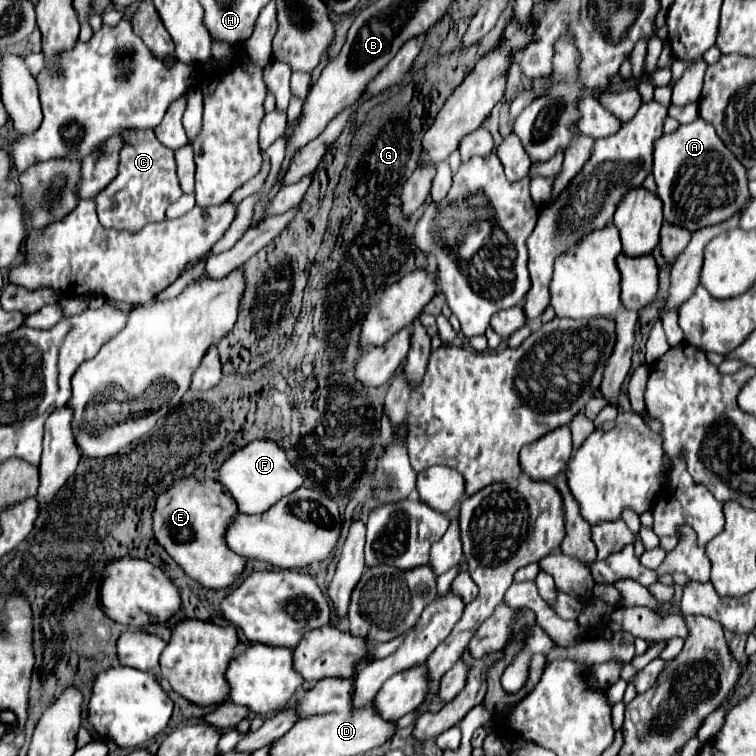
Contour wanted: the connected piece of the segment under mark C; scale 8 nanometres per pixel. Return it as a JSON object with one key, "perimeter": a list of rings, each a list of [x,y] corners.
{"perimeter":[[[132,132],[132,136],[124,138],[128,146],[124,146],[120,152],[118,176],[112,180],[112,186],[96,196],[98,220],[104,228],[138,232],[146,224],[164,220],[166,208],[182,196],[182,190],[176,178],[174,152],[162,146],[154,132]]]}

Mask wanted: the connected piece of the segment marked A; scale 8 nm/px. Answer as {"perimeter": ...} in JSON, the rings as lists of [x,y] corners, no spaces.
{"perimeter":[[[700,118],[656,140],[652,174],[656,194],[664,202],[664,222],[682,226],[690,234],[730,220],[750,198],[748,170]]]}

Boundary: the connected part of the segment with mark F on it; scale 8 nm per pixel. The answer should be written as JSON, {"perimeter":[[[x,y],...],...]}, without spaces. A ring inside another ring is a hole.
{"perimeter":[[[254,440],[230,454],[218,470],[218,482],[230,492],[238,504],[238,510],[244,514],[260,514],[282,496],[302,486],[300,474],[292,468],[286,454],[272,440]]]}

